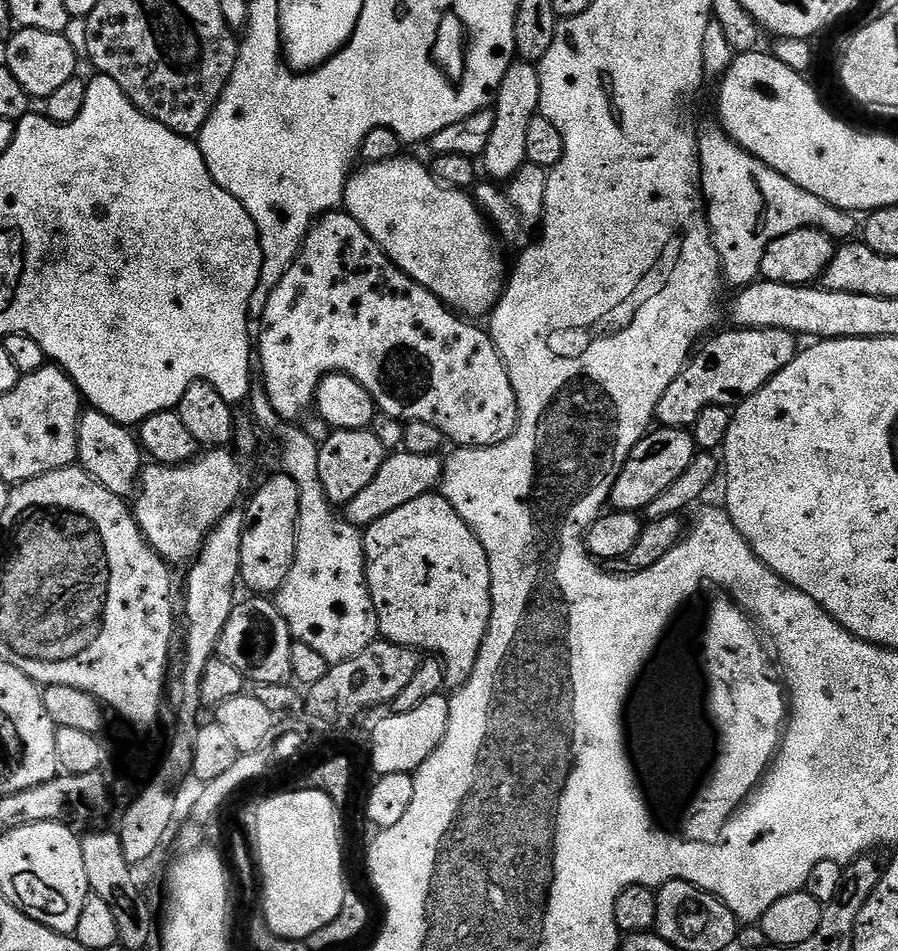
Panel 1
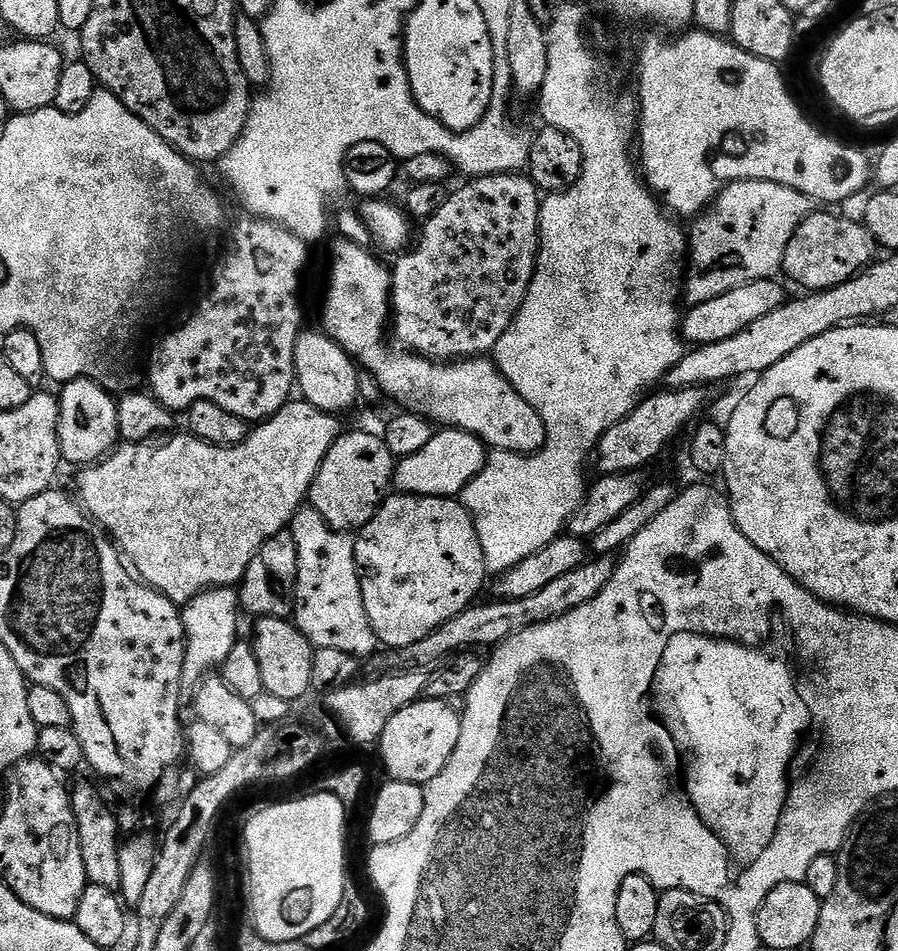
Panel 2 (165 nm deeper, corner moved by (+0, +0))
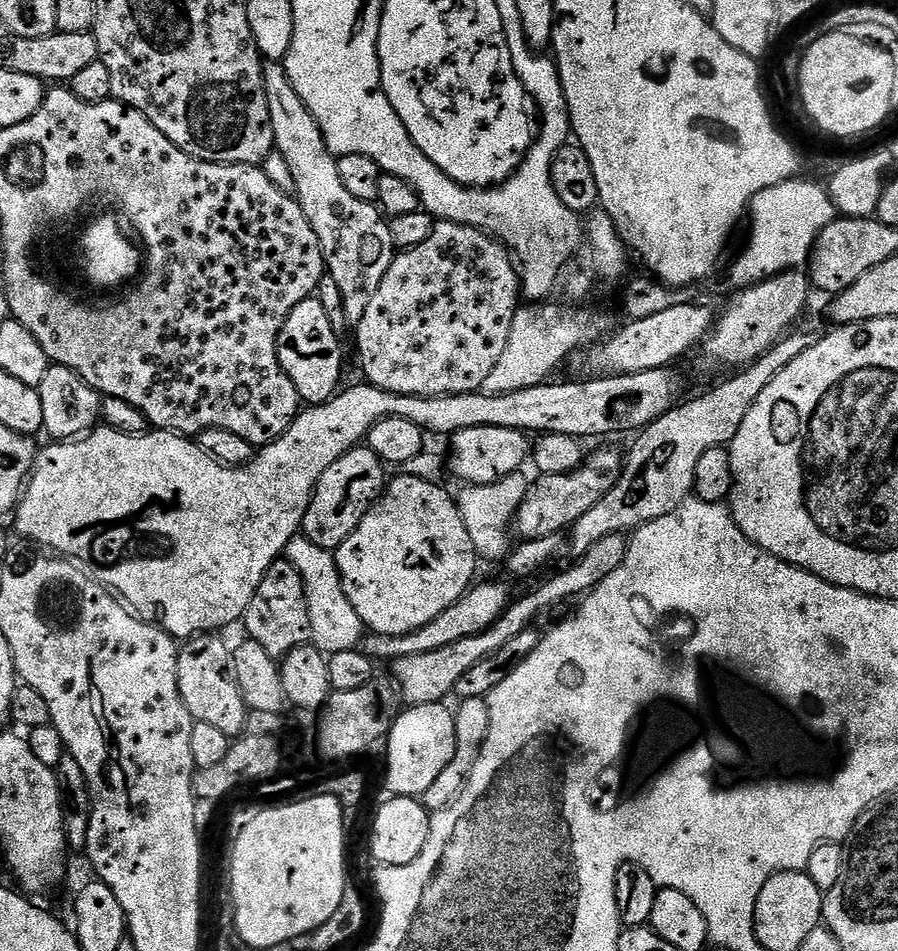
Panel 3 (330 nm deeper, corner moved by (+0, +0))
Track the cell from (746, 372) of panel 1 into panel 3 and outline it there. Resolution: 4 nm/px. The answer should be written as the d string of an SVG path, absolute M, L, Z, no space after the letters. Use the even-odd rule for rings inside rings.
M600 448L596 453L589 455L580 467L574 469L573 472L567 474L554 474L553 476L541 475L540 481L533 483L529 487L526 498L522 502L522 506L516 511L514 521L514 532L520 535L521 541L537 540L538 538L546 538L547 536L559 536L567 533L588 510L591 510L610 493L612 487L615 486L617 477L621 473L621 469L625 464L625 457L622 452L616 448Z

